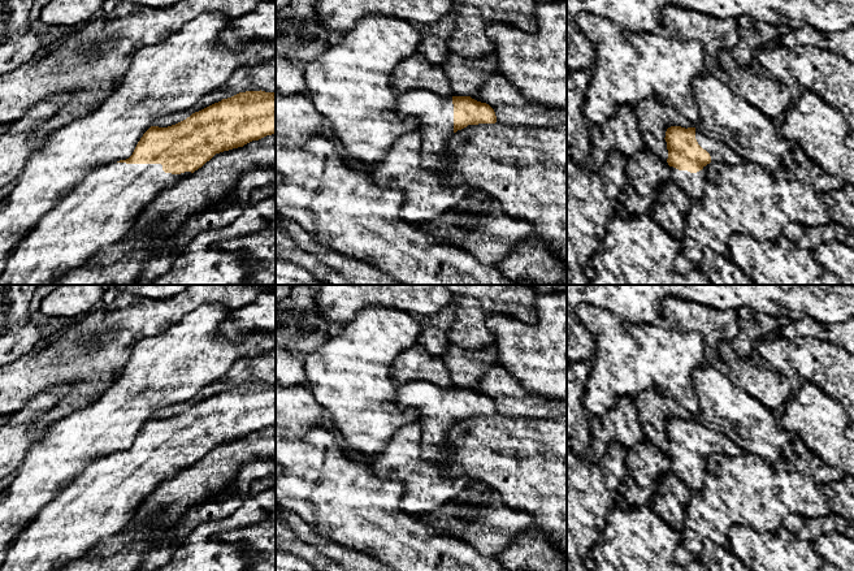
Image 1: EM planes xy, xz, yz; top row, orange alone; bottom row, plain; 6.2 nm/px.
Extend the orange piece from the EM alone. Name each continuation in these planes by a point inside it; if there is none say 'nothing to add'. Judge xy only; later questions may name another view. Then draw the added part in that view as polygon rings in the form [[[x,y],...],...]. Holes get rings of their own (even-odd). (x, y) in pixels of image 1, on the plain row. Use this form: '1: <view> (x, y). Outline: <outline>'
1: xy (102, 501). Outline: [[[112,454],[91,463],[17,537],[0,571],[58,571],[104,538],[121,532],[156,488],[190,467],[165,464],[161,455]]]

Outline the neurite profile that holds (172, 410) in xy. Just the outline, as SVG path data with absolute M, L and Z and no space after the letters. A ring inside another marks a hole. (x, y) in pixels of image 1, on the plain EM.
M191 399L186 401L186 402L179 402L179 403L174 403L174 405L169 405L161 408L157 408L153 414L152 418L159 418L159 419L168 419L172 416L175 416L183 411L186 411L187 408L190 408L194 405L194 402Z

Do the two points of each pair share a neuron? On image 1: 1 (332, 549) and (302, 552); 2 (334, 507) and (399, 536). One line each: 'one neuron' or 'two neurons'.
1: two neurons
2: one neuron

